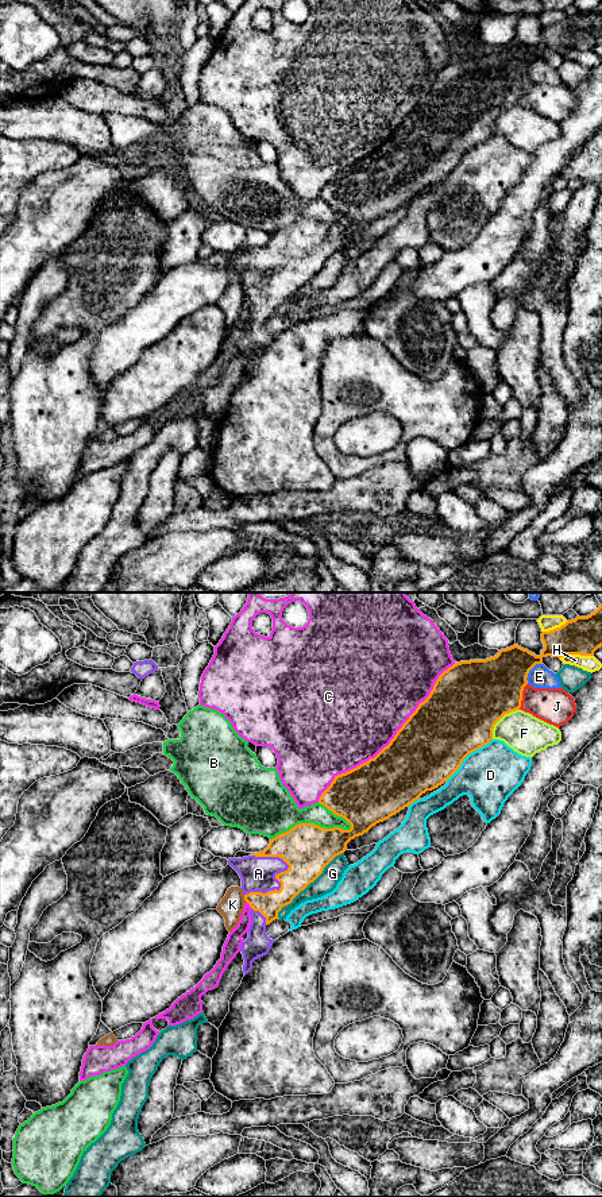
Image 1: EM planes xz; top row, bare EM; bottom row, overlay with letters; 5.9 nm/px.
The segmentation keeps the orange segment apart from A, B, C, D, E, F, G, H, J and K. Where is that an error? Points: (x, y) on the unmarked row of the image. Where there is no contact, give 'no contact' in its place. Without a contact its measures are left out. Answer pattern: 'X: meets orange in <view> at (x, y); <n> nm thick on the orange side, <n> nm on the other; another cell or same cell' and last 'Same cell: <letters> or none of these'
A: meets orange in xz at (274, 285); 220 nm thick on the orange side, 200 nm on the other; same cell
B: meets orange in xz at (311, 219); 300 nm thick on the orange side, 300 nm on the other; another cell
C: meets orange in xz at (390, 136); 420 nm thick on the orange side, 500 nm on the other; another cell
D: meets orange in xz at (467, 150); 440 nm thick on the orange side, 340 nm on the other; another cell
E: meets orange in xz at (529, 65); 340 nm thick on the orange side, 140 nm on the other; another cell
F: meets orange in xz at (500, 114); 440 nm thick on the orange side, 240 nm on the other; another cell
G: meets orange in xz at (309, 278); 300 nm thick on the orange side, 120 nm on the other; another cell
H: meets orange in xz at (575, 49); 220 nm thick on the orange side, 100 nm on the other; another cell
J: meets orange in xz at (521, 92); 400 nm thick on the orange side, 220 nm on the other; another cell
K: meets orange in xz at (244, 293); 150 nm thick on the orange side, 140 nm on the other; another cell
Same cell: A

